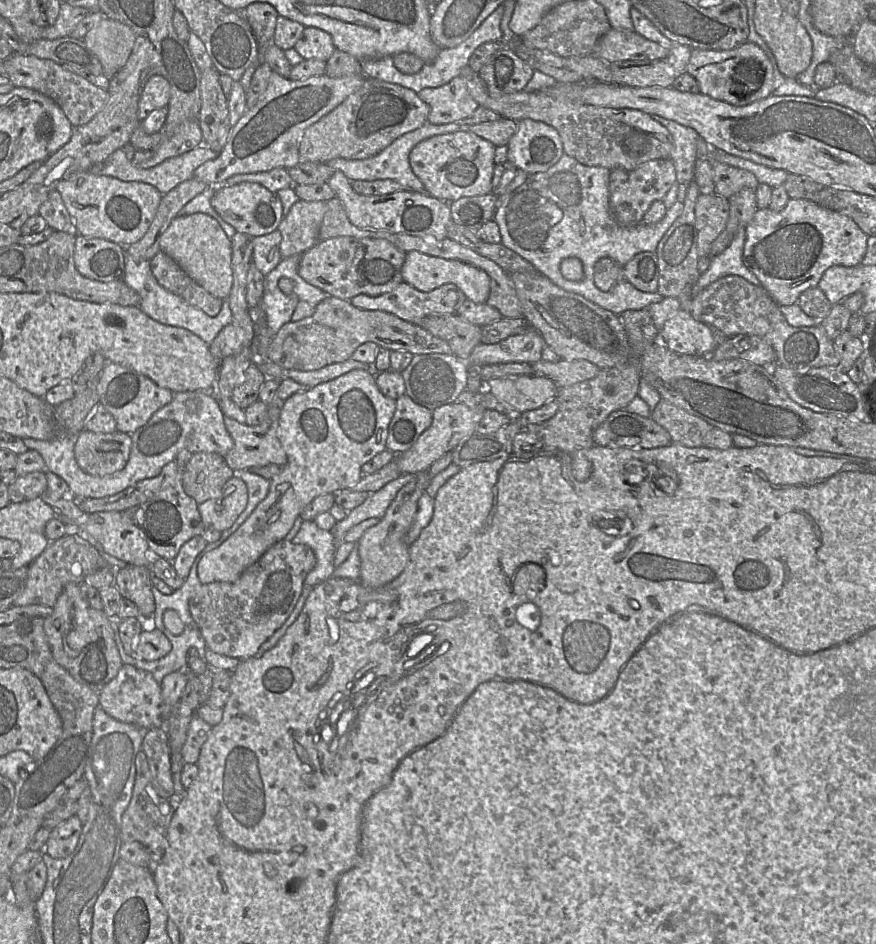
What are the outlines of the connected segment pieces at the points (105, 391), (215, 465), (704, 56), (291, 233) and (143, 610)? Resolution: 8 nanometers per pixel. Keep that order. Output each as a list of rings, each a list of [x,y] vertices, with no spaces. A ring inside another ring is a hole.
[[[107,362],[99,375],[98,395],[99,405],[113,415],[117,431],[126,434],[144,426],[156,411],[169,404],[174,397],[172,391],[159,387],[147,376],[113,362]]]
[[[194,453],[184,469],[182,487],[188,496],[201,504],[217,498],[233,476],[233,470],[219,454]]]
[[[749,41],[731,50],[692,49],[686,72],[697,80],[701,94],[739,107],[771,96],[774,89],[771,61],[758,45]]]
[[[299,199],[292,205],[277,228],[282,236],[280,243],[282,259],[302,254],[320,240],[319,231],[326,210],[326,201]]]
[[[126,565],[115,571],[114,585],[122,597],[132,601],[142,619],[147,619],[155,611],[152,593],[151,567]]]

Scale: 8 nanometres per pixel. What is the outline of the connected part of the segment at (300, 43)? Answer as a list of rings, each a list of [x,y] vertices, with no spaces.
[[[305,27],[302,36],[293,47],[304,59],[319,59],[326,62],[336,47],[326,31],[315,27]]]

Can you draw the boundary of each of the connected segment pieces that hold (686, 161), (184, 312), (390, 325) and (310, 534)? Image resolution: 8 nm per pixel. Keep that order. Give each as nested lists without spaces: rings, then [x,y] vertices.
[[[651,115],[654,120],[662,124],[673,138],[673,150],[669,159],[676,169],[678,183],[677,200],[684,202],[688,187],[694,180],[694,165],[697,159],[697,141],[701,137],[696,130],[681,125],[675,121]]]
[[[124,250],[124,282],[136,291],[140,298],[139,308],[150,318],[158,321],[159,323],[185,328],[198,337],[200,337],[205,343],[211,344],[217,337],[220,331],[232,323],[232,311],[229,305],[228,299],[223,299],[221,311],[215,317],[207,315],[203,310],[188,304],[179,296],[169,292],[162,287],[154,277],[150,261],[148,260],[136,260]]]
[[[329,296],[316,305],[313,315],[299,321],[289,321],[274,335],[267,359],[284,370],[316,370],[325,365],[343,362],[365,342],[373,342],[388,350],[404,350],[417,354],[451,354],[449,344],[419,325],[381,310],[355,307],[349,300]]]
[[[305,520],[292,542],[308,545],[316,556],[316,565],[306,576],[302,590],[332,577],[335,570],[336,542],[331,531],[318,527],[314,521]]]

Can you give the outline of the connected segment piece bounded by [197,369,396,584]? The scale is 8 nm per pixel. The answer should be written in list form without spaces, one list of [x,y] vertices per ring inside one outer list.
[[[354,369],[346,374],[343,374],[333,380],[318,384],[311,388],[306,388],[303,391],[297,392],[283,402],[278,426],[278,438],[286,452],[287,463],[283,466],[282,471],[270,480],[270,487],[267,496],[258,503],[248,518],[232,533],[224,542],[214,550],[206,553],[199,561],[197,567],[197,575],[201,584],[209,584],[212,582],[234,582],[243,571],[250,565],[254,564],[272,545],[285,539],[286,535],[292,529],[296,519],[300,516],[303,508],[308,505],[315,497],[334,493],[338,490],[352,489],[361,479],[361,467],[370,461],[375,455],[386,449],[386,440],[388,436],[389,423],[395,412],[396,402],[381,393],[375,382],[375,375],[364,369]]]

